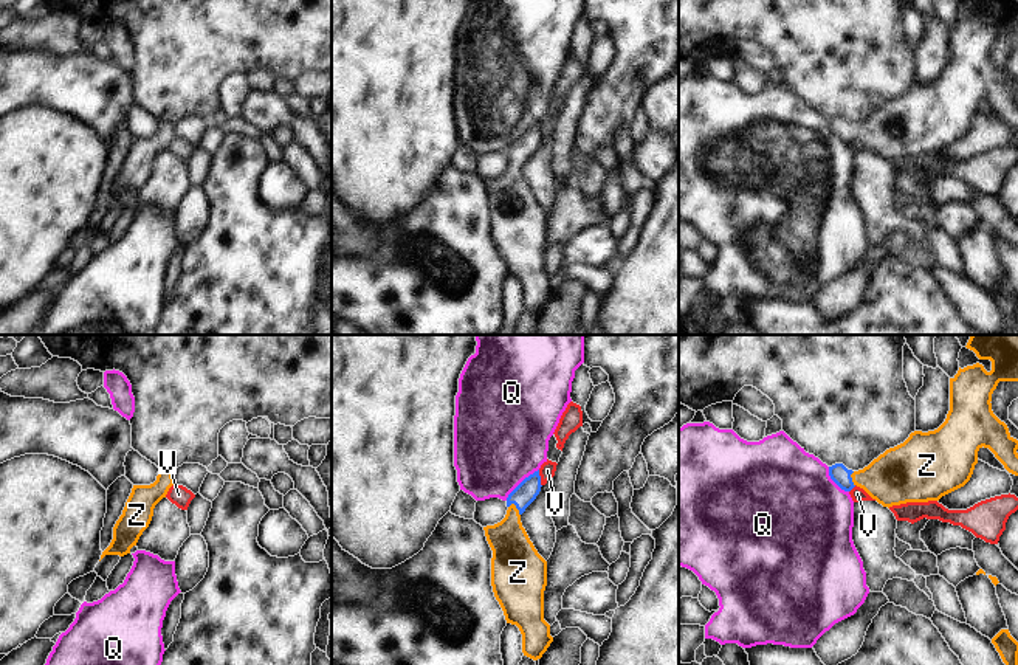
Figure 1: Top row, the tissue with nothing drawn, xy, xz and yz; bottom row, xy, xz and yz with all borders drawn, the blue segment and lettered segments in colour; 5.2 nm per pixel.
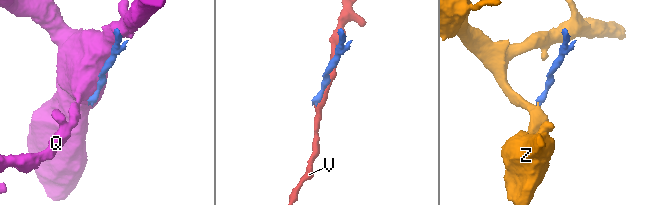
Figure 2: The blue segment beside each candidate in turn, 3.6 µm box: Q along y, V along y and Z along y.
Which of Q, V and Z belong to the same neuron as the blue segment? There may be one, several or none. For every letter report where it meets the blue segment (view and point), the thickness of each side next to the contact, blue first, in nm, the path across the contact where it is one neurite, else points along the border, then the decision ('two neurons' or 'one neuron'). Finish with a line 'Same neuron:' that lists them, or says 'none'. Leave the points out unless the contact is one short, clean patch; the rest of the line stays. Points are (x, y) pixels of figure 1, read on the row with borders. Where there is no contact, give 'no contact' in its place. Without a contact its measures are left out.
Q: xz (521, 482) | 110/480 nm | along xz (538, 468), (505, 499) | two neurons
V: xz (539, 478) | 110/80 nm | along xz (538, 470), (541, 485) | two neurons
Z: xz (516, 507) | 110/220 nm | across xz (529, 489), (516, 507), (513, 554) | one neuron
Same neuron: Z

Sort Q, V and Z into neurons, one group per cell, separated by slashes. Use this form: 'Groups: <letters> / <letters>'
Groups: Q / V / Z

